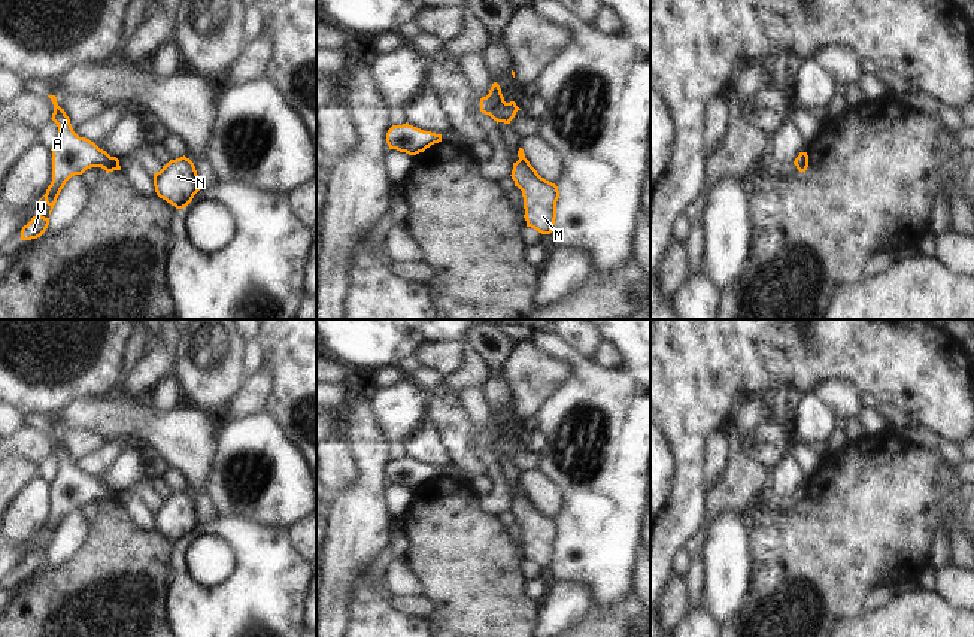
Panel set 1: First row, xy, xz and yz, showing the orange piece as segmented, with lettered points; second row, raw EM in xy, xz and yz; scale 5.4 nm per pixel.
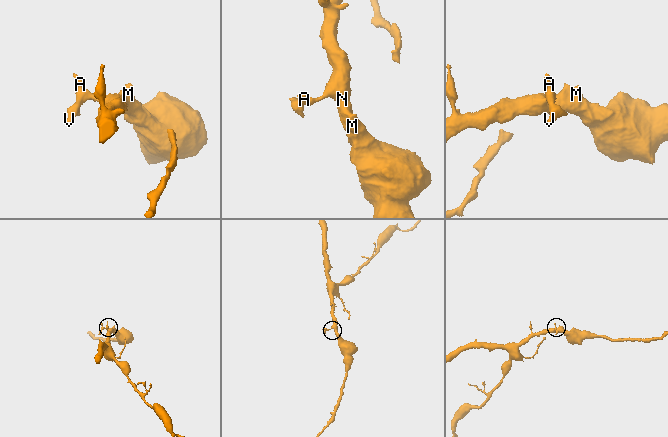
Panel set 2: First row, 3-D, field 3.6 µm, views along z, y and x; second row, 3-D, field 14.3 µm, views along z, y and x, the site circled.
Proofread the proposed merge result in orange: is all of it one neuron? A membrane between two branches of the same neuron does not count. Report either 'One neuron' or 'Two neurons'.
One neuron

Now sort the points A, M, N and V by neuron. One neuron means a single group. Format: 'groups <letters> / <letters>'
groups A M N V

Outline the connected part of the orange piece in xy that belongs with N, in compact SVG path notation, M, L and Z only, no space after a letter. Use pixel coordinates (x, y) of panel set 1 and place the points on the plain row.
M183 489L170 494L160 506L154 507L154 521L160 533L176 543L183 543L201 524L201 516L194 497Z

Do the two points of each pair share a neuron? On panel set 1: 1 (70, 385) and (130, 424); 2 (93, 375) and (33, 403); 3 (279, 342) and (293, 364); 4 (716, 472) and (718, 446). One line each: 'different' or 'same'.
1: different
2: same
3: same
4: same

